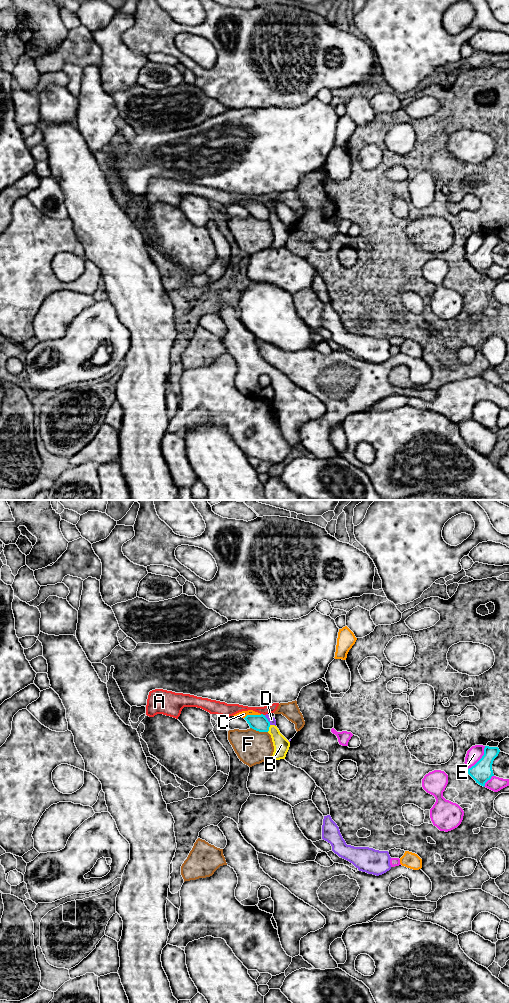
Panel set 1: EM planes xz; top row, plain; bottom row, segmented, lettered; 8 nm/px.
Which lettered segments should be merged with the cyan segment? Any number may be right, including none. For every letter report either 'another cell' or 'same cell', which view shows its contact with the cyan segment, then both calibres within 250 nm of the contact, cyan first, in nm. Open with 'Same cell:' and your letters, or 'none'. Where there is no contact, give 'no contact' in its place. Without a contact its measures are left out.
Same cell: none
A: another cell; meets cyan in xz; 130 nm thick on the cyan side, 90 nm on the other
B: another cell; meets cyan in xz; 130 nm thick on the cyan side, 130 nm on the other
C: another cell; meets cyan in xz; 130 nm thick on the cyan side, 60 nm on the other
D: another cell; meets cyan in xz; 130 nm thick on the cyan side, 50 nm on the other
E: another cell; meets cyan in xz; 170 nm thick on the cyan side, 120 nm on the other
F: another cell; meets cyan in xz; 130 nm thick on the cyan side, 280 nm on the other

